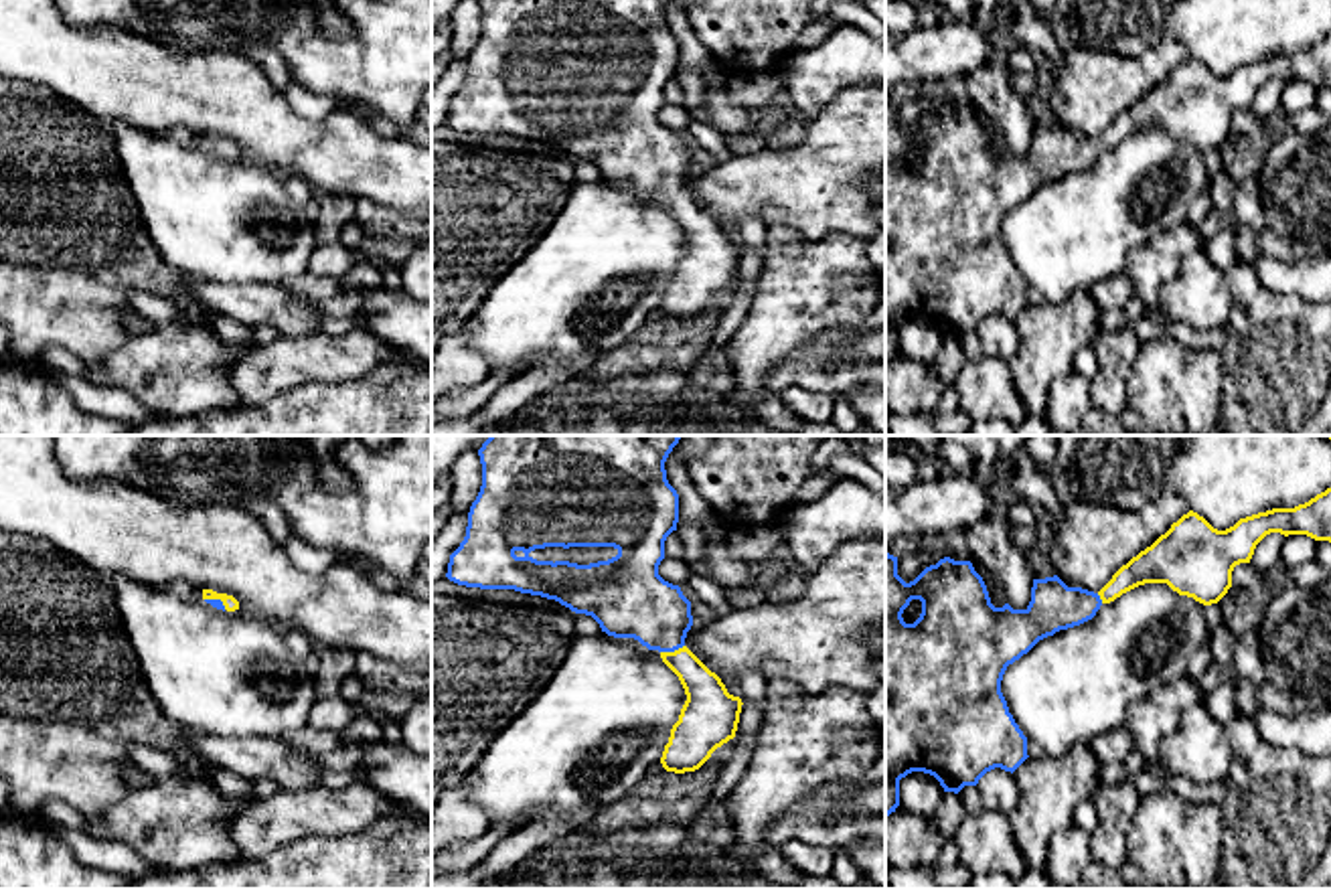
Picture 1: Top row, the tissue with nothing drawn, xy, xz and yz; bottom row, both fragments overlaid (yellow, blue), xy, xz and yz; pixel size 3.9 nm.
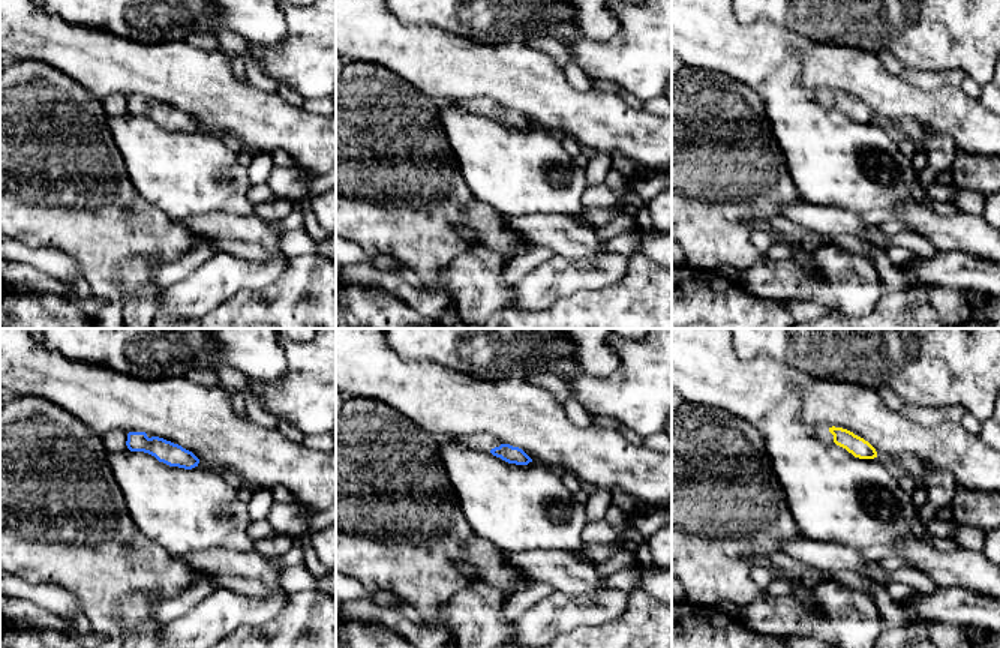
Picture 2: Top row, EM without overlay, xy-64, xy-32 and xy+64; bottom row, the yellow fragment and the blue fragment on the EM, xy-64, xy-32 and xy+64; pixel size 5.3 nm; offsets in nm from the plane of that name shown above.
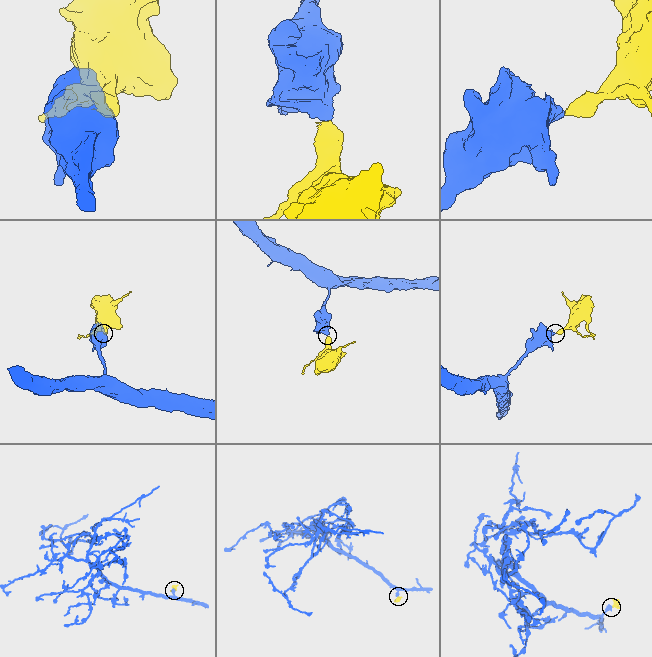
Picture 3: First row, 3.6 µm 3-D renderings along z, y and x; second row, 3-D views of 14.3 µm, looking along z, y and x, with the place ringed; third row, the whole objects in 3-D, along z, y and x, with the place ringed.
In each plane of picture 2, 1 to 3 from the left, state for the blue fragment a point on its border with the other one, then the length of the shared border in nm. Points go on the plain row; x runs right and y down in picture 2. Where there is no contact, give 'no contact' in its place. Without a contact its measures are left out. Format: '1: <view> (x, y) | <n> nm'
1: no contact
2: no contact
3: no contact

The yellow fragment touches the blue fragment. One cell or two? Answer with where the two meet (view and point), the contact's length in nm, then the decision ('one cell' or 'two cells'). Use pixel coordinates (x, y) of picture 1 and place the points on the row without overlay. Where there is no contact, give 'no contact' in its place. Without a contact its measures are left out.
xz (671, 199) | 100 nm | one cell

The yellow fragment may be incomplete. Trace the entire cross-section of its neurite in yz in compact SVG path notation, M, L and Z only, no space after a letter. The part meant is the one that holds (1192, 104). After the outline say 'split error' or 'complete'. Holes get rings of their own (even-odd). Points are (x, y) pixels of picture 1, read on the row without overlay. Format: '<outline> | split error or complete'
M1331 34L1295 55L1240 65L1226 77L1189 57L1122 111L1098 140L1068 134L1058 122L1033 126L1025 156L1009 150L995 154L970 107L944 103L906 130L897 122L897 103L885 95L885 362L899 352L899 326L912 318L930 320L944 338L958 340L995 314L1013 320L1029 304L1027 284L1009 259L1001 227L1007 213L1039 186L1092 166L1102 150L1145 130L1167 130L1203 152L1218 150L1232 134L1234 113L1250 109L1256 91L1270 79L1331 89ZM912 146L922 148L922 160L914 170L906 170L902 160Z | split error

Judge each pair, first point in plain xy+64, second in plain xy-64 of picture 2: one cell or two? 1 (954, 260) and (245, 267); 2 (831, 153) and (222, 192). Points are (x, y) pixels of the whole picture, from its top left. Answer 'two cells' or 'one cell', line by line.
1: one cell
2: one cell

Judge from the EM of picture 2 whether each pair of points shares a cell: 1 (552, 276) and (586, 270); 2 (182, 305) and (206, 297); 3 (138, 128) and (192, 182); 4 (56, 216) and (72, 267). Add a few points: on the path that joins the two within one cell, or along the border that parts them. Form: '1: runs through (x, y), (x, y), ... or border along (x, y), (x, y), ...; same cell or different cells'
1: runs through (561, 276), (577, 273); same cell
2: runs through (188, 299), (200, 297); same cell
3: runs through (152, 141), (179, 168); same cell
4: border along (35, 248), (60, 248), (78, 264), (83, 273); different cells

